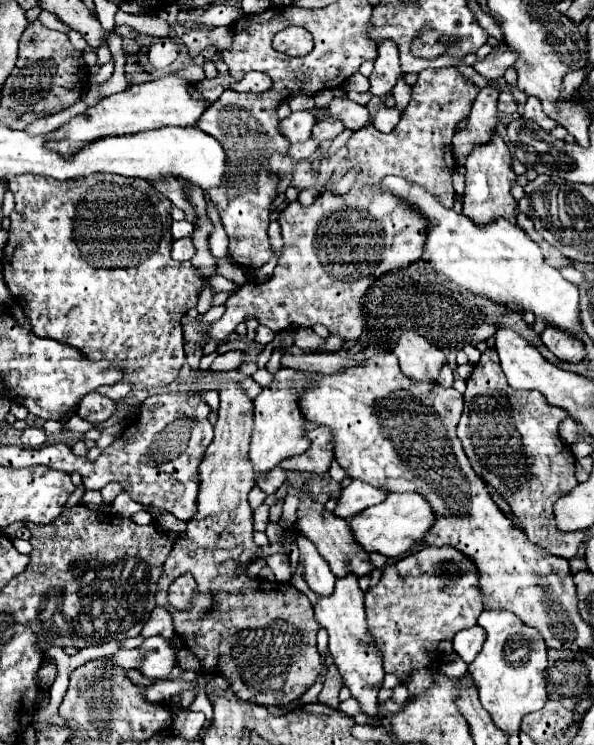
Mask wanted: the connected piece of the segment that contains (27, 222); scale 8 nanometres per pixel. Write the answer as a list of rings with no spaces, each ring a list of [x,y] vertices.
[[[97,173],[89,175],[85,179],[69,179],[65,183],[59,183],[57,179],[41,177],[41,175],[17,175],[7,181],[7,187],[15,195],[15,209],[11,213],[11,227],[9,227],[9,241],[3,249],[3,279],[7,287],[15,287],[13,295],[17,297],[25,317],[33,325],[33,333],[37,337],[49,337],[57,339],[61,343],[73,345],[81,349],[89,359],[109,359],[109,361],[121,361],[121,367],[127,369],[125,381],[131,381],[135,389],[151,389],[151,387],[163,387],[169,385],[181,365],[185,363],[185,351],[183,351],[183,329],[181,329],[181,317],[197,305],[197,291],[205,285],[205,279],[201,279],[197,267],[193,267],[191,261],[177,263],[171,259],[171,215],[167,207],[165,195],[155,191],[151,183],[145,183],[141,179],[125,179],[121,175],[109,175],[109,173]]]

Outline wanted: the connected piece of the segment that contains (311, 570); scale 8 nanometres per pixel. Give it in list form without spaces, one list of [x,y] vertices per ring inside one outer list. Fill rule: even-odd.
[[[297,523],[291,527],[295,535],[295,545],[301,553],[301,567],[303,567],[303,579],[317,595],[331,595],[333,591],[333,579],[335,575],[329,569],[329,563],[319,555],[313,541],[309,541],[297,527]]]

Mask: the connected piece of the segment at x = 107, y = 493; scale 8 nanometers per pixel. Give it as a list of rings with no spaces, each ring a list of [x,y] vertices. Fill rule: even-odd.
[[[111,481],[111,483],[107,483],[107,485],[101,489],[103,501],[105,501],[105,503],[111,503],[121,491],[123,491],[123,485],[121,485],[119,481]]]

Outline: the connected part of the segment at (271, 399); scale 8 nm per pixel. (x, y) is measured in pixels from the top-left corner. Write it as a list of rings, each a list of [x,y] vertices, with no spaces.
[[[279,369],[273,381],[269,383],[269,387],[265,387],[263,393],[253,401],[255,403],[255,427],[251,435],[249,461],[253,463],[253,471],[257,475],[269,473],[283,459],[299,455],[309,447],[309,441],[303,437],[305,419],[297,411],[297,399],[293,399],[293,375],[297,375],[293,369]]]

